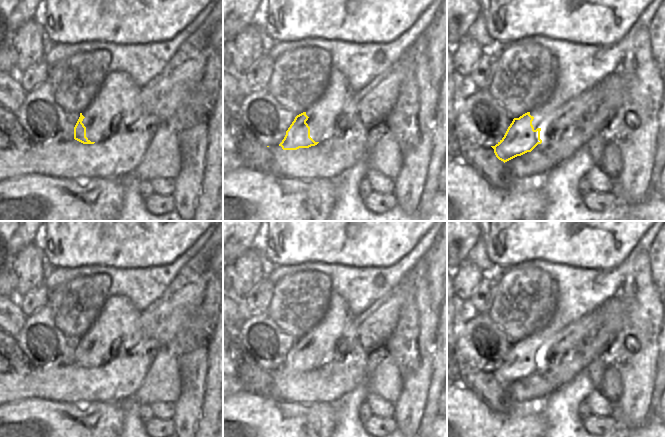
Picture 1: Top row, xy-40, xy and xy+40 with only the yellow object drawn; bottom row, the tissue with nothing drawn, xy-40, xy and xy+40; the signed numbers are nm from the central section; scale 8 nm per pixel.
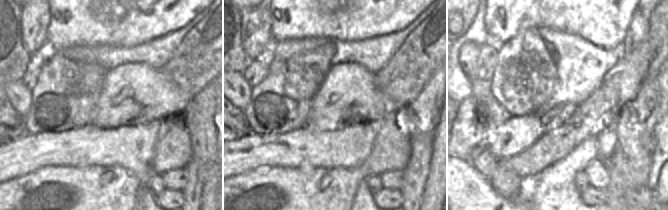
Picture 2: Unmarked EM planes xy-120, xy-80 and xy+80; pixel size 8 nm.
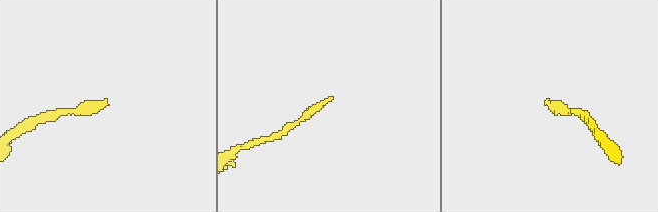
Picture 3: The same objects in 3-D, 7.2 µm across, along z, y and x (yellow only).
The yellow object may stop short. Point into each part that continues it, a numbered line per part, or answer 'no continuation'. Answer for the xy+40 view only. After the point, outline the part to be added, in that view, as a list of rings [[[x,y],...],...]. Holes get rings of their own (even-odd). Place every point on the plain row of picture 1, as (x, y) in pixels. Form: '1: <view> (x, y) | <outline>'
1: xy+40 (540, 337) | [[[554,315],[550,323],[545,328],[531,334],[530,339],[534,341],[532,345],[534,354],[540,352],[542,345],[550,340],[553,336],[558,334],[561,329],[562,328],[556,321],[556,316]]]

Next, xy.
1: xy (322, 338) | [[[332,293],[324,317],[308,332],[306,347],[310,351],[310,361],[315,366],[323,366],[333,361],[336,343],[340,341],[356,316],[348,309],[344,298]]]

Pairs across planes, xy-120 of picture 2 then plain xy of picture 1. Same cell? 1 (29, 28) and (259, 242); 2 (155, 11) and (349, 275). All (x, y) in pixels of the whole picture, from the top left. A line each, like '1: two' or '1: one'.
1: two
2: two

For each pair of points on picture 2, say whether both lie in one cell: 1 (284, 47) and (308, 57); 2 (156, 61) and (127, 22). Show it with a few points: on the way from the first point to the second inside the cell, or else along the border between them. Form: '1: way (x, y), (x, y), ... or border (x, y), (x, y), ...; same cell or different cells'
1: border (320, 45), (312, 49), (305, 49), (289, 57); different cells
2: border (165, 34), (130, 47), (120, 48); different cells

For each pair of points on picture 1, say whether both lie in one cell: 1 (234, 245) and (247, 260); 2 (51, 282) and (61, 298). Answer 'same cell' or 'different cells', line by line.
1: different cells
2: different cells

